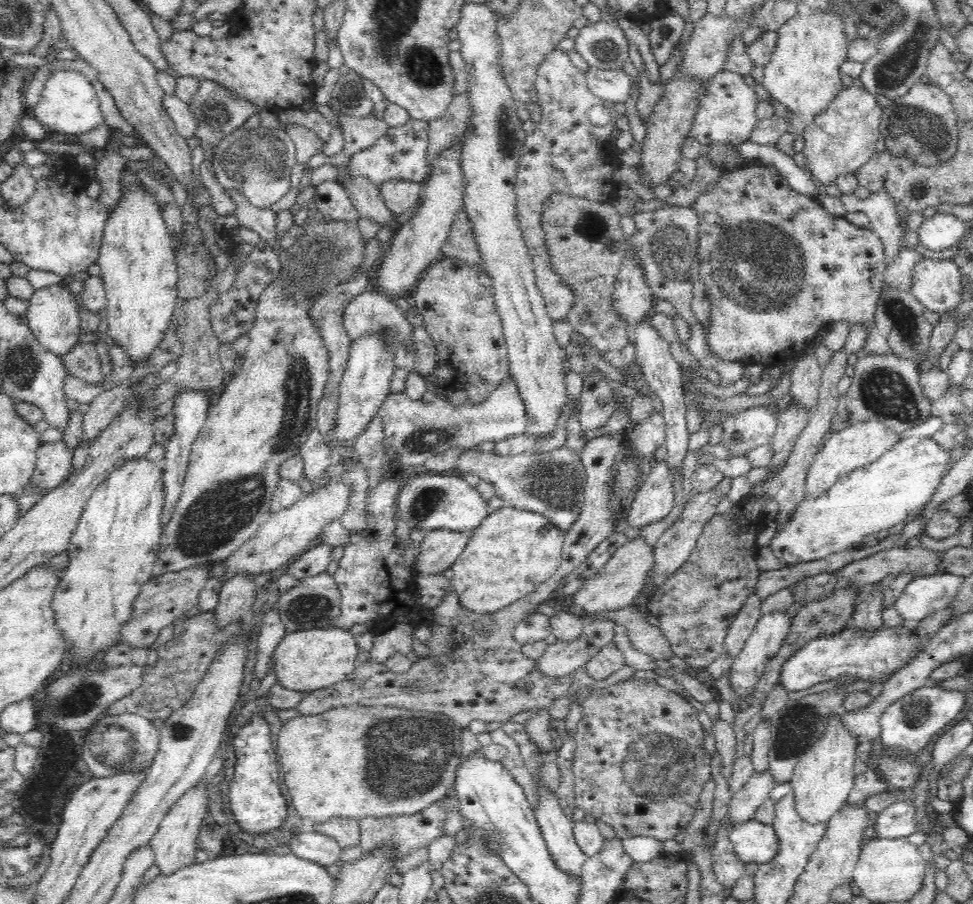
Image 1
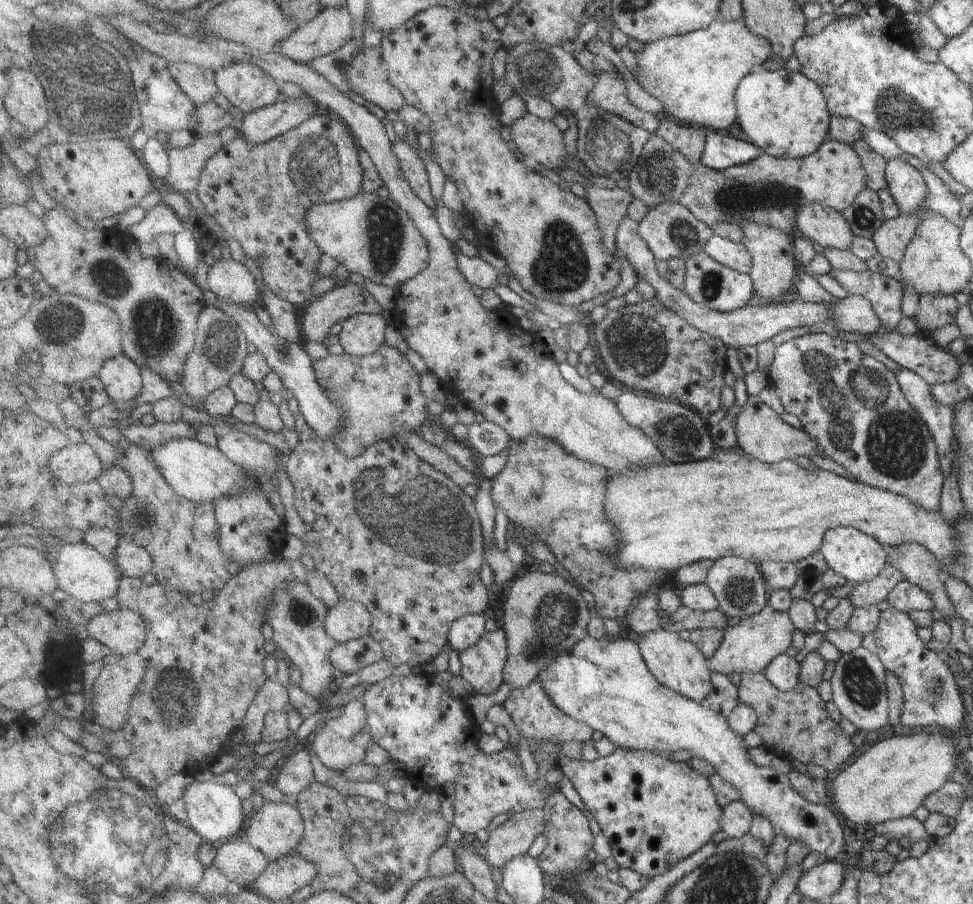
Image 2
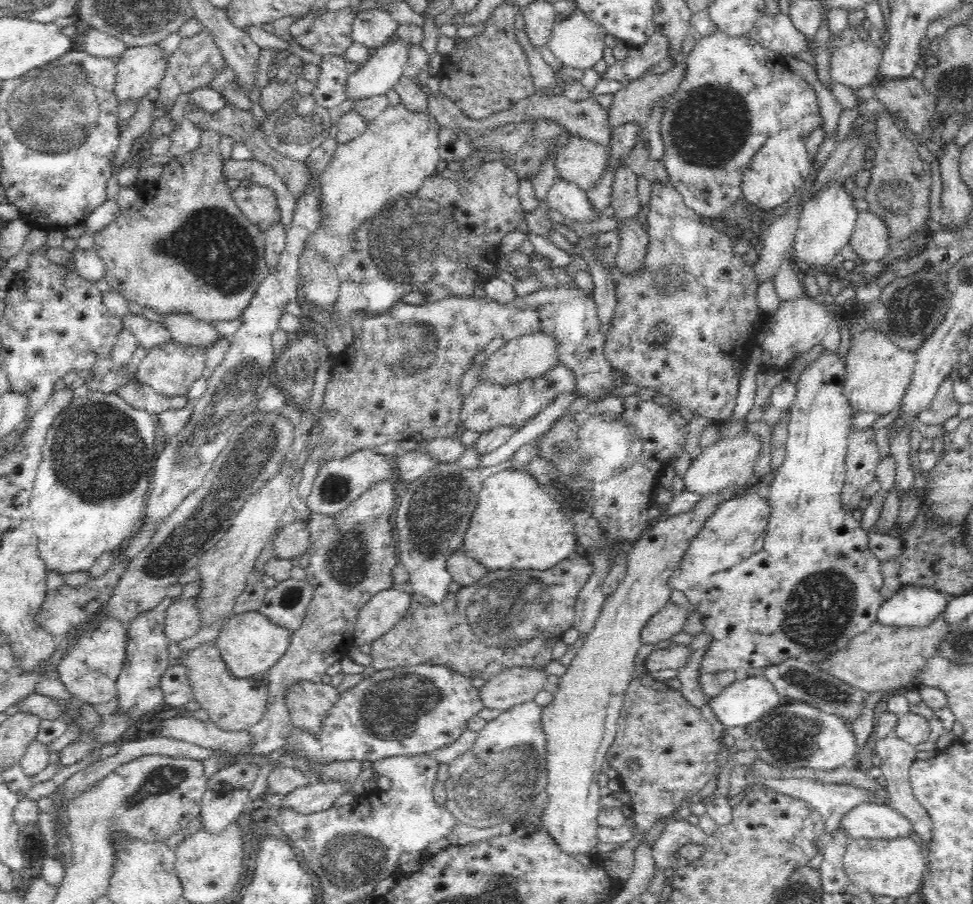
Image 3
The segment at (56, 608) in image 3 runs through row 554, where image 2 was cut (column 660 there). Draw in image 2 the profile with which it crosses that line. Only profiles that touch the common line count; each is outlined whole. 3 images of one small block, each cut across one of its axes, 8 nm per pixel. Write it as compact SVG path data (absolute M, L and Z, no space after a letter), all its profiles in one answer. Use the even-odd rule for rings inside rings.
M604 72L597 77L597 85L588 98L590 104L598 104L604 108L604 112L612 112L616 116L622 116L624 120L632 122L638 128L644 128L654 134L663 126L663 114L653 114L640 110L632 104L628 96L628 84L626 78L618 72Z

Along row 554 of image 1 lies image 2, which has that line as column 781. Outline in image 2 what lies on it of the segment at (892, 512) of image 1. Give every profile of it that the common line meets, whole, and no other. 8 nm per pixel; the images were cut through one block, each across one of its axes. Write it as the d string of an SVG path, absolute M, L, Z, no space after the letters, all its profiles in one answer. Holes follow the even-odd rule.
M606 635L601 639L588 636L580 644L576 644L572 654L562 654L560 658L556 658L556 662L552 662L552 666L542 672L538 681L544 684L546 692L559 708L575 720L600 731L620 748L666 752L666 754L687 751L692 758L706 761L713 767L714 774L718 774L722 780L726 780L740 792L738 800L750 808L752 816L757 814L767 818L774 832L784 834L784 838L790 844L800 841L808 846L810 852L823 854L827 861L834 861L838 852L843 849L845 844L843 828L832 812L832 807L813 804L805 800L792 788L788 776L776 772L772 766L756 766L746 756L748 748L744 738L728 726L727 718L722 714L716 714L710 706L700 705L660 683L660 680L652 674L635 640L624 639L620 636L613 638Z

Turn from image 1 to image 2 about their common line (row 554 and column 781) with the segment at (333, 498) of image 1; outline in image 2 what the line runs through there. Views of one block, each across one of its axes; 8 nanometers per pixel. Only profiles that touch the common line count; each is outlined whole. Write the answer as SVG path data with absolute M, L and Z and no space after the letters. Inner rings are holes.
M744 222L741 230L744 234L743 246L747 248L748 254L751 254L752 267L748 276L754 283L756 295L769 303L779 303L784 294L790 293L799 269L791 237L782 234L776 228L758 226L754 222Z

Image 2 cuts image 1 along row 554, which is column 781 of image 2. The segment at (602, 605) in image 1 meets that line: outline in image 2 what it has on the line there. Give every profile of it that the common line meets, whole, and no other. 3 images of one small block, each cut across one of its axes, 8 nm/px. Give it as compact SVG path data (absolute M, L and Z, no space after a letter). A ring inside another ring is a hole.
M770 606L760 610L759 614L742 619L737 626L728 627L723 637L723 643L716 654L708 659L711 672L724 676L732 673L752 674L763 673L766 666L791 646L792 633L795 630L789 612L776 612Z

